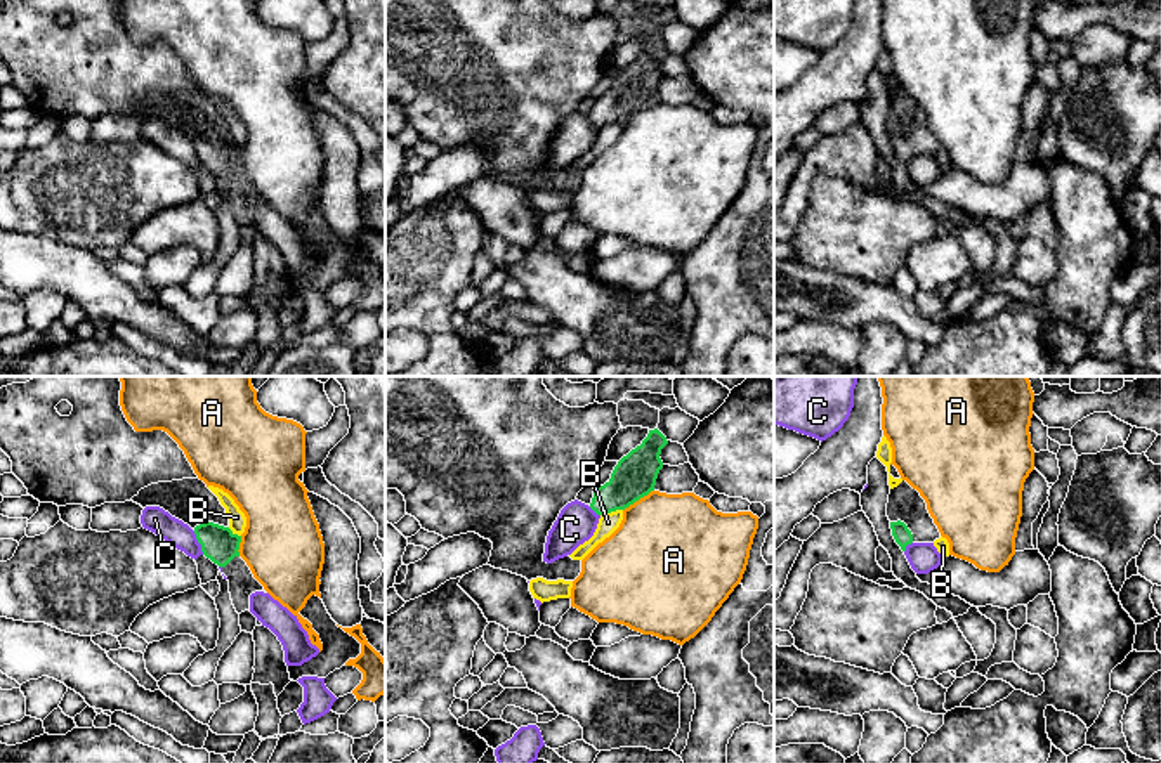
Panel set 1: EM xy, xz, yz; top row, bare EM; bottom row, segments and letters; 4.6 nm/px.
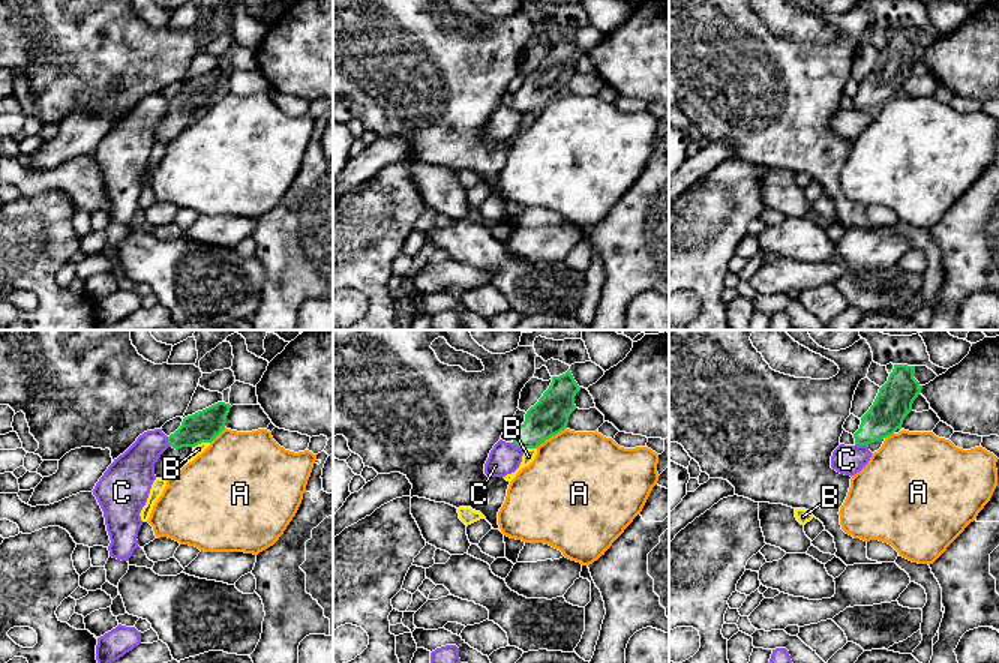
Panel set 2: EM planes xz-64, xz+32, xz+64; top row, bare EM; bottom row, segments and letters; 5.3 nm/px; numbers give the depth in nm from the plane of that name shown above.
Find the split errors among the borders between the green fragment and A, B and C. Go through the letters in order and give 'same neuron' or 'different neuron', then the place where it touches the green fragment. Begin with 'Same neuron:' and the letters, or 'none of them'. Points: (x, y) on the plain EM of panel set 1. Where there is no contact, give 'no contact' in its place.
Same neuron: none of them
A: different neuron; meets green in xz at (637, 111)
B: different neuron; meets green in xz at (611, 122)
C: different neuron; meets green in xy at (198, 153)

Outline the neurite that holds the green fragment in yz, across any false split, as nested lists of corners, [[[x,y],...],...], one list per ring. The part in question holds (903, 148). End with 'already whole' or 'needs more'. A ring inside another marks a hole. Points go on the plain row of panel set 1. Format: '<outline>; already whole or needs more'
[[[906,92],[890,101],[887,128],[892,147],[902,163],[911,154],[934,154],[941,149],[925,111]]]; needs more

